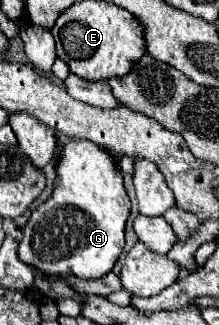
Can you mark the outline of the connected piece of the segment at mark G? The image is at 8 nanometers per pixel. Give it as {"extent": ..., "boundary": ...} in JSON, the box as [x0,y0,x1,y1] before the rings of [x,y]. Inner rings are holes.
{"extent":[17,139,131,279],"boundary":[[[71,139],[67,145],[63,145],[59,153],[57,179],[55,179],[51,197],[31,213],[27,225],[23,227],[23,239],[17,251],[19,259],[51,275],[75,275],[79,279],[101,279],[113,269],[115,261],[123,251],[123,245],[125,245],[123,231],[125,231],[125,221],[129,217],[129,211],[131,211],[131,201],[125,193],[123,175],[117,169],[113,155],[91,141]]]}

